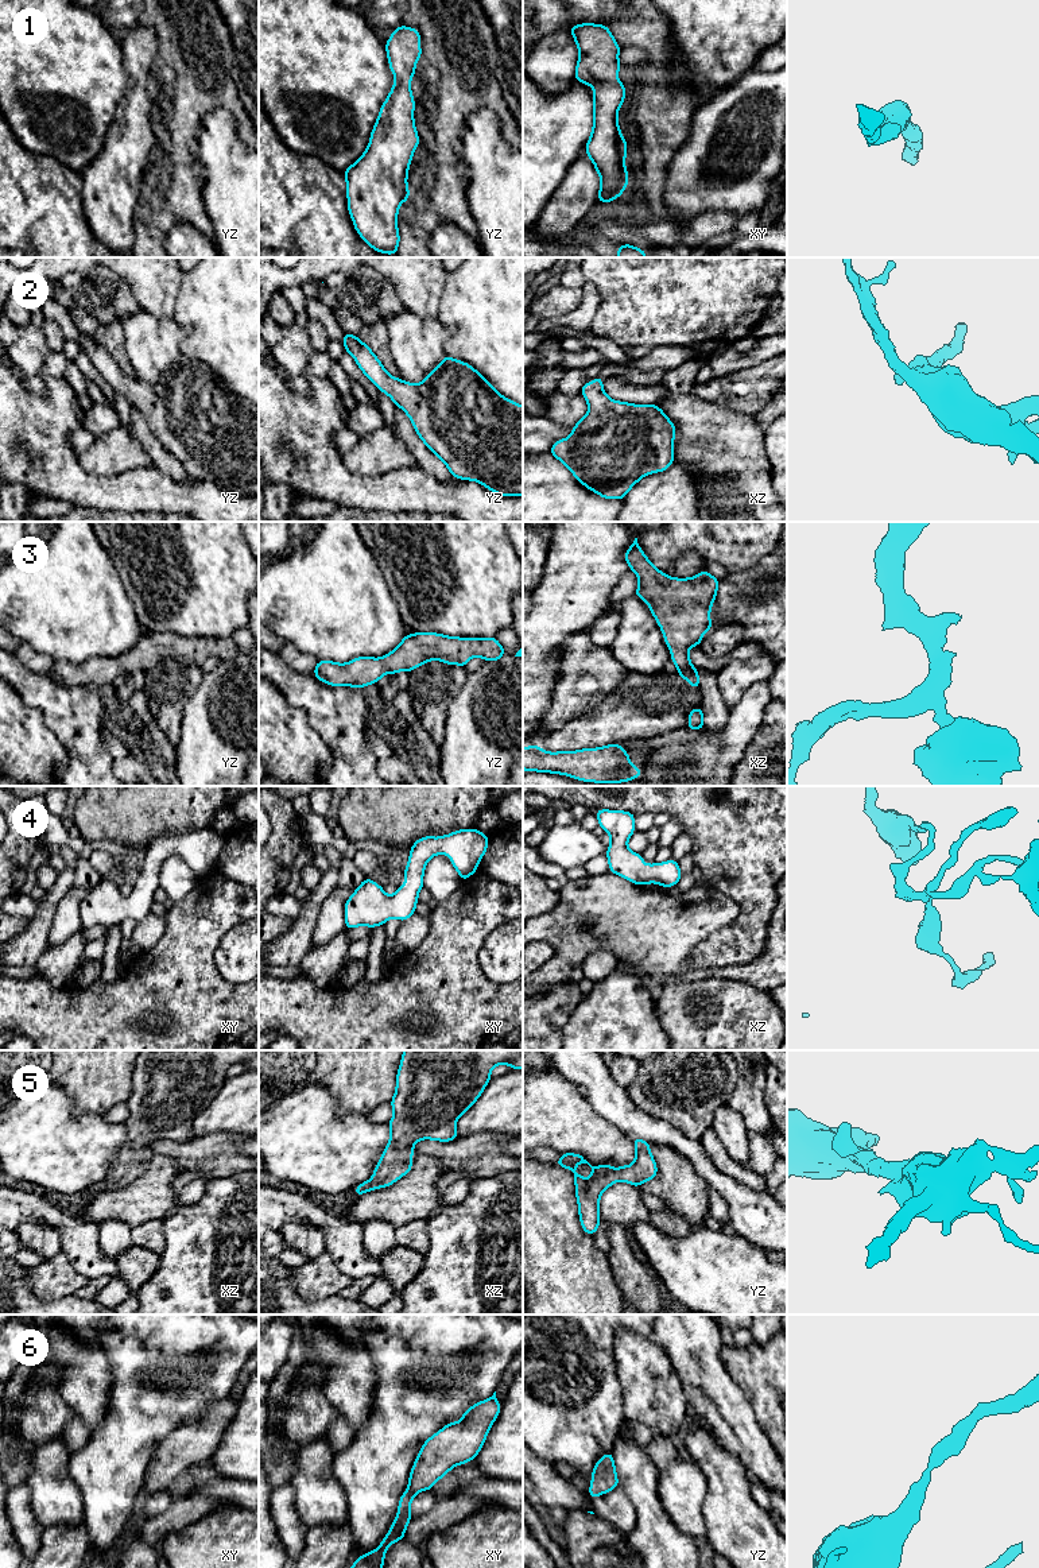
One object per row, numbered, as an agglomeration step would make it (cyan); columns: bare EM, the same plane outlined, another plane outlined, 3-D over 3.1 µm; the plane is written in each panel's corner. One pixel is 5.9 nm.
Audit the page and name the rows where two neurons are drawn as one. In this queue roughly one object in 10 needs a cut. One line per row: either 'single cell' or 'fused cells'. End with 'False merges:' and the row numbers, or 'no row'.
1: single cell
2: single cell
3: single cell
4: single cell
5: single cell
6: single cell
False merges: no row

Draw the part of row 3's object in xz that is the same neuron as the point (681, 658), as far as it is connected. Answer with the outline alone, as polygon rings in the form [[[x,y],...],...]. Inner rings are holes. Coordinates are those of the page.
[[[635,538],[624,555],[629,569],[639,578],[635,596],[643,599],[671,651],[676,674],[693,688],[699,689],[697,669],[689,658],[689,649],[702,642],[702,635],[712,628],[710,607],[714,603],[720,581],[702,570],[690,578],[674,578],[656,569],[643,553]]]

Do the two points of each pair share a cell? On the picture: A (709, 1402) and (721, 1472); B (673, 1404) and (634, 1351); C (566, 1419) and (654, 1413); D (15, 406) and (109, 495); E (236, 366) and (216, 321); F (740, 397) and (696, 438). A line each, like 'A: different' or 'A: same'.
A: different
B: same
C: different
D: same
E: same
F: different

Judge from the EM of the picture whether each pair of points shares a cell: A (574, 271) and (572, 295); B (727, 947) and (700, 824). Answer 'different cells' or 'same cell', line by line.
A: different cells
B: same cell

